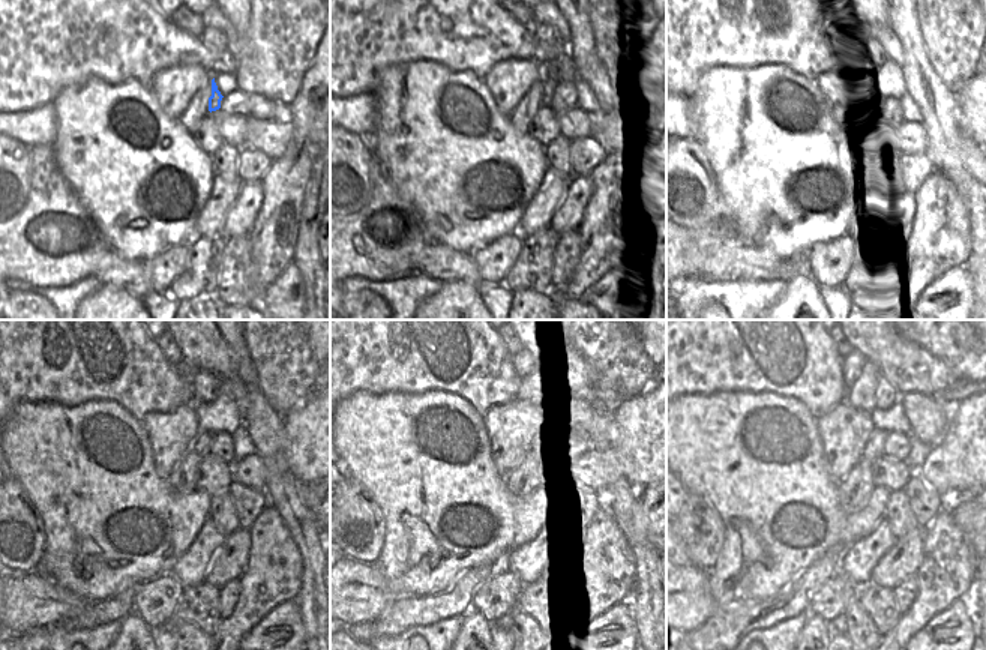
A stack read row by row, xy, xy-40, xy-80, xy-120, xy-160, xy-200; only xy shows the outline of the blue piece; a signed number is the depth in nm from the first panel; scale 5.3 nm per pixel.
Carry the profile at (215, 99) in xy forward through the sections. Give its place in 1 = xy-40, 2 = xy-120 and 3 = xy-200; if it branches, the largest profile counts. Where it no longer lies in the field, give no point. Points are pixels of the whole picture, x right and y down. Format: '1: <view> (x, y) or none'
1: xy-40 (548, 87)
2: xy-120 (203, 442)
3: xy-200 (874, 449)

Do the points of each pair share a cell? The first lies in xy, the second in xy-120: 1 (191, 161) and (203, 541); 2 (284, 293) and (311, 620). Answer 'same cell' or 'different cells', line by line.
1: different cells
2: different cells

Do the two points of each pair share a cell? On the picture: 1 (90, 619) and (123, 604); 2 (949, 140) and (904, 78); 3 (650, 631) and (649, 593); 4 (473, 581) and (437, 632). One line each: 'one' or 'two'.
1: one
2: two
3: one
4: two

